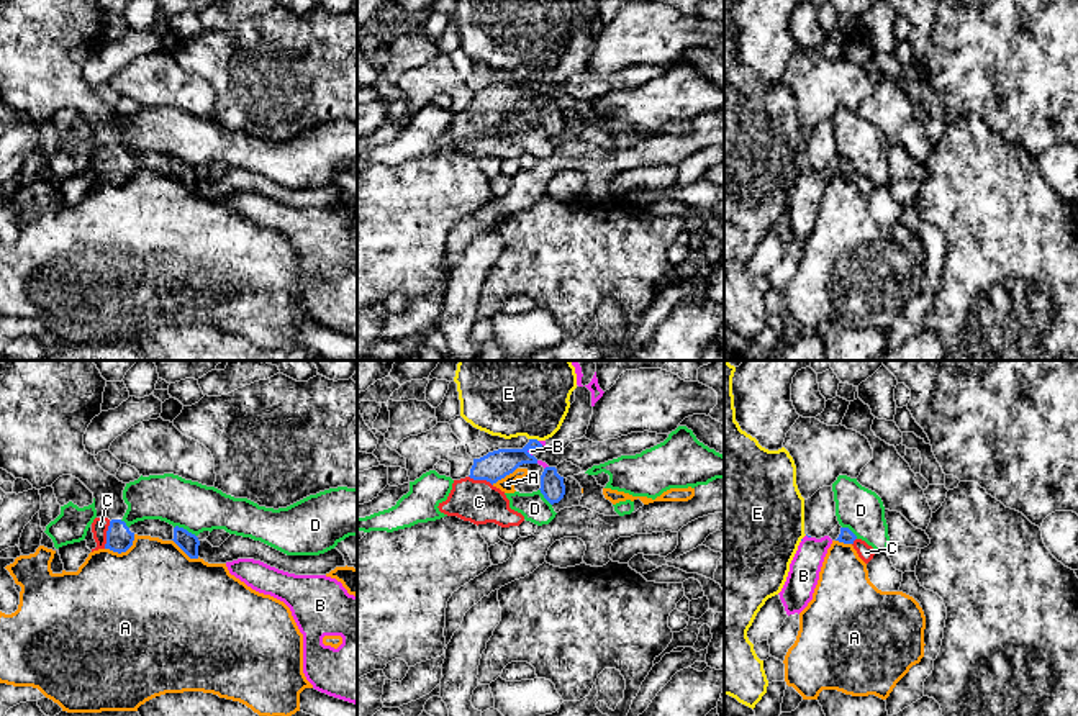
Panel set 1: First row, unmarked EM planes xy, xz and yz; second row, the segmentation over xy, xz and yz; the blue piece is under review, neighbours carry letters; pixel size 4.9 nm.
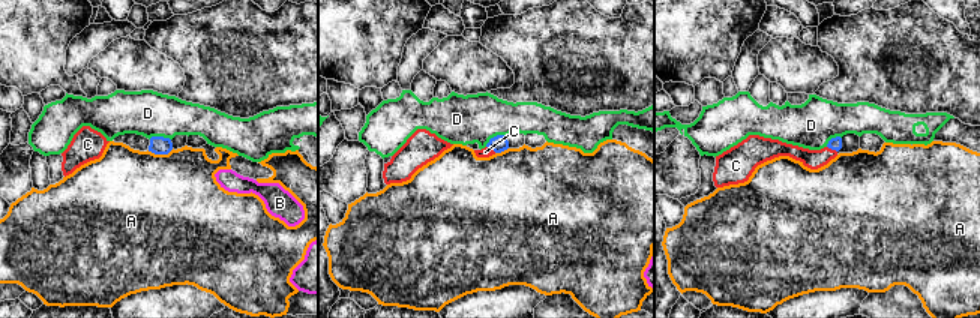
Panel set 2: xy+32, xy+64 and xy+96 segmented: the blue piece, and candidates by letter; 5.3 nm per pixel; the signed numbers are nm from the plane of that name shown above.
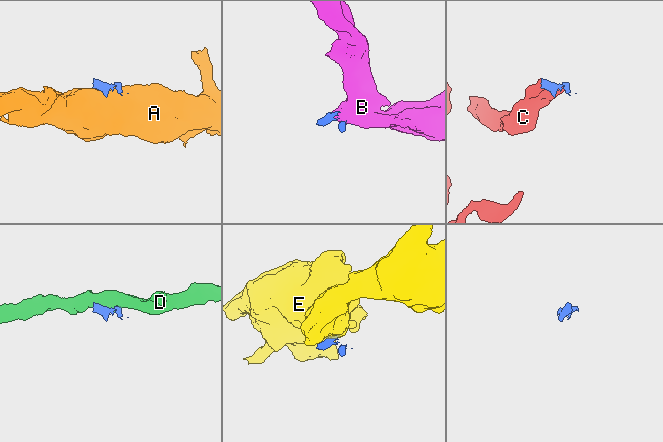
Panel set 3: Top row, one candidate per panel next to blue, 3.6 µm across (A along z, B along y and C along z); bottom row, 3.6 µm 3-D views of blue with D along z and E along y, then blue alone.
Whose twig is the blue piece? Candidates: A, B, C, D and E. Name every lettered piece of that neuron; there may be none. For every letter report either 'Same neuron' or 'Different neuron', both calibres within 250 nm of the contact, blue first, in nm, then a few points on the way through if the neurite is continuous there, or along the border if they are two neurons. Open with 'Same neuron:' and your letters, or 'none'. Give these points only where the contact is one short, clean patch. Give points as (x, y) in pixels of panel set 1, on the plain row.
Same neuron: B, C
A: Different neuron. Thickness 130 nm (blue) against 500 nm
B: Same neuron. Thickness 140 nm (blue) against 30 nm. Path across: xz (495, 99), (523, 89), (531, 81), (531, 84)
C: Same neuron. Thickness 130 nm (blue) against 80 nm
D: Different neuron. Thickness 100 nm (blue) against 240 nm. Boundary: xy (174, 159), (182, 159), (195, 169)
E: Different neuron. Thickness 140 nm (blue) against 340 nm. Boundary: xz (529, 71), (538, 74)

